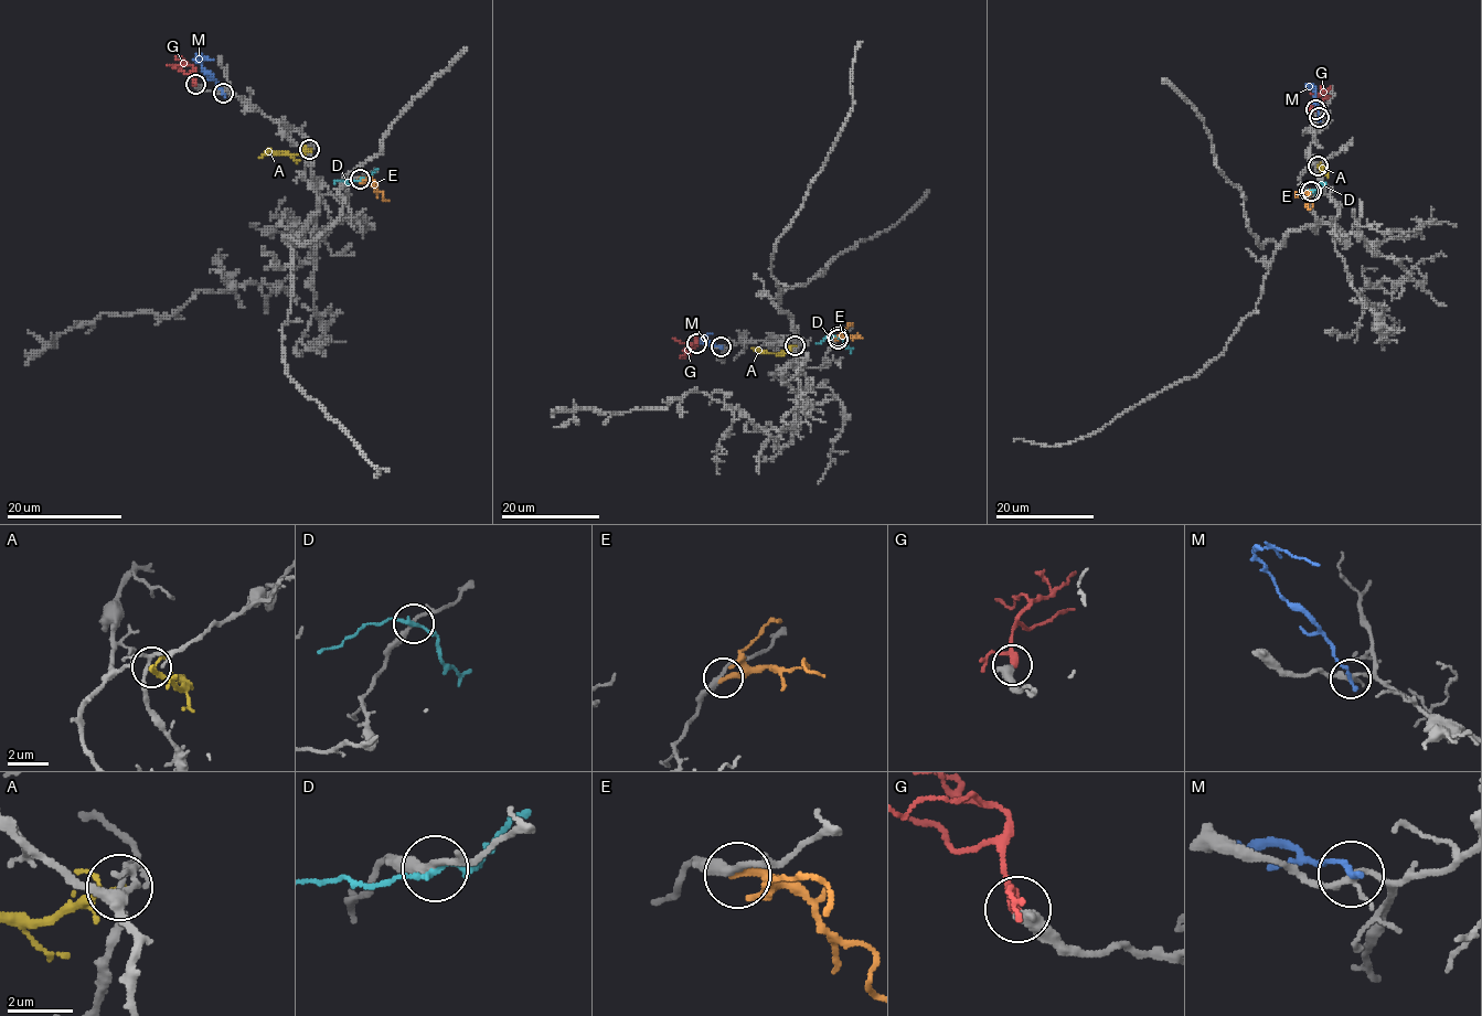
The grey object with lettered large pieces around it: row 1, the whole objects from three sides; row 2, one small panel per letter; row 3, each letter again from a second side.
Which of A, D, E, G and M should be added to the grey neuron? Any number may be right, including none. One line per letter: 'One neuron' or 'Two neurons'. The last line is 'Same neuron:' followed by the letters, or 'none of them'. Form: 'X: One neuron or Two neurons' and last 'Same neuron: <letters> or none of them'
A: Two neurons
D: Two neurons
E: Two neurons
G: One neuron
M: Two neurons
Same neuron: G

